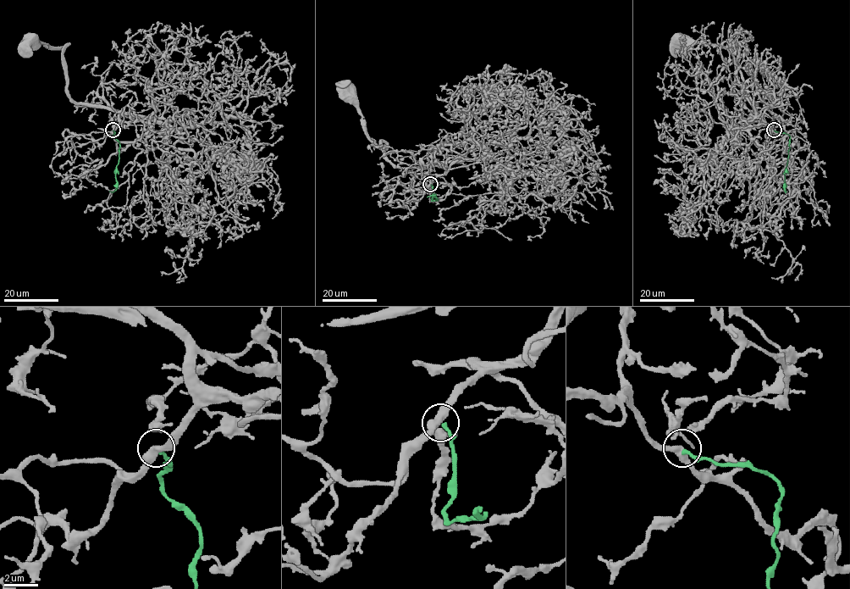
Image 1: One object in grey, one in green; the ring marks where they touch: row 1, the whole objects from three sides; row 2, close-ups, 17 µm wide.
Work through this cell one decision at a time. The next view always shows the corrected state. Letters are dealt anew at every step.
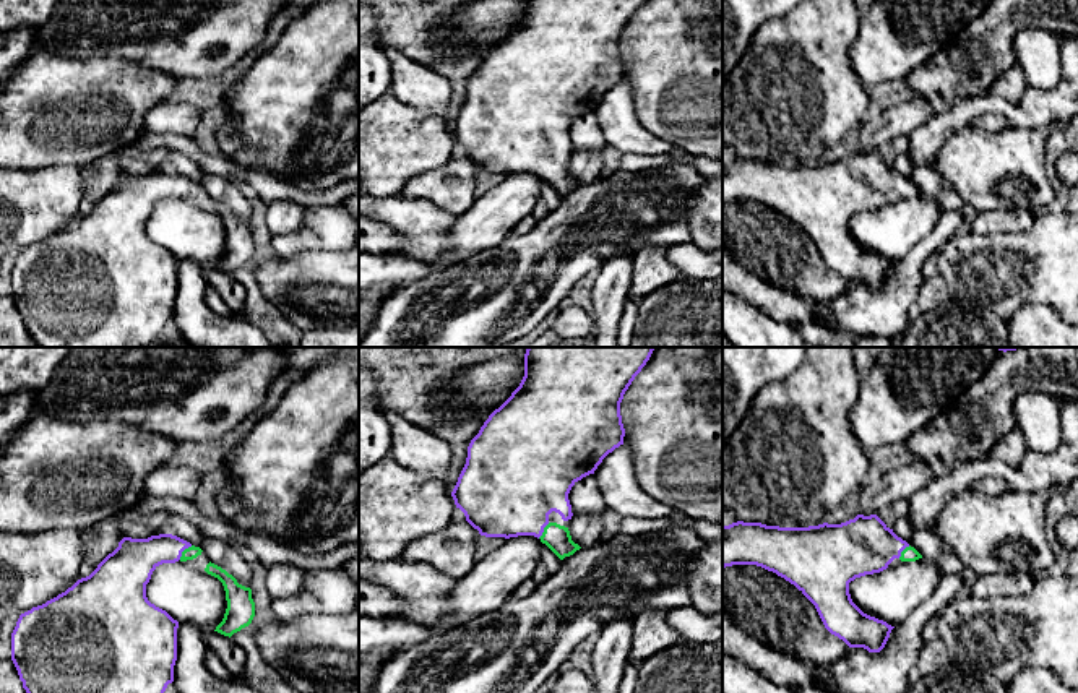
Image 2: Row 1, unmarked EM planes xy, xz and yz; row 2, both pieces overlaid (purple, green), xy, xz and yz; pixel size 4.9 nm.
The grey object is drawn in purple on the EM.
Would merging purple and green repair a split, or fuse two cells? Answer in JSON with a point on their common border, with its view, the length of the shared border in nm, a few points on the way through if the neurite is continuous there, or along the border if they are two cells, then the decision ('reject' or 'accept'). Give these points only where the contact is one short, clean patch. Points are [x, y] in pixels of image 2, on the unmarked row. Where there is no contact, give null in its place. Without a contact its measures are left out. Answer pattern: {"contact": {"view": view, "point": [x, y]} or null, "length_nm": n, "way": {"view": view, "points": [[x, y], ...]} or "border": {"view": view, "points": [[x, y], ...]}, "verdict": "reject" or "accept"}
{"contact": {"view": "xy", "point": [184, 185]}, "length_nm": 100, "way": {"view": "xy", "points": [[135, 197], [158, 185], [184, 185], [192, 189]]}, "verdict": "accept"}

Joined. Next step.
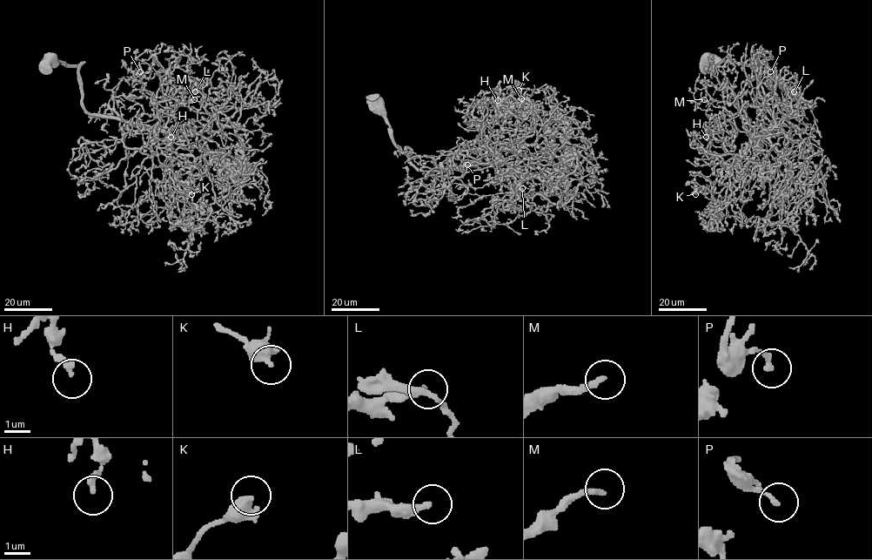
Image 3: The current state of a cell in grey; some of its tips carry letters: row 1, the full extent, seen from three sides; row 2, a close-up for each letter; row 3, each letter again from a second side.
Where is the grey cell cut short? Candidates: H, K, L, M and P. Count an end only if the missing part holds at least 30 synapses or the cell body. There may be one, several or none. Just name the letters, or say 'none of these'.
M

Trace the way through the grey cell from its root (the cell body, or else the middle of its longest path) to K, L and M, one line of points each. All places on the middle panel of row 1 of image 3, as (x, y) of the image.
K: (376, 105), (416, 168), (443, 170), (501, 159), (486, 144), (519, 90)
L: (376, 105), (418, 169), (503, 164), (548, 172), (533, 168), (506, 177), (513, 190), (522, 188)
M: (376, 105), (409, 161), (434, 171), (497, 164), (484, 123), (521, 98)

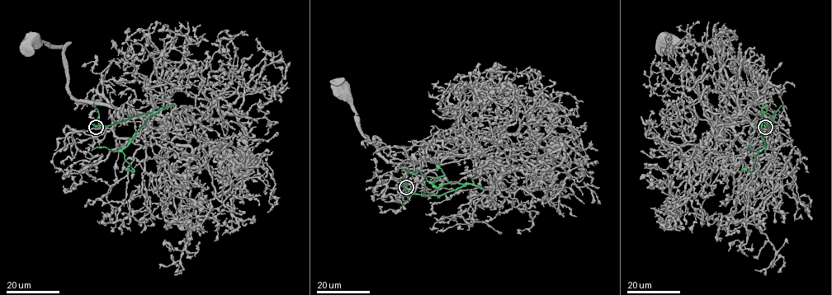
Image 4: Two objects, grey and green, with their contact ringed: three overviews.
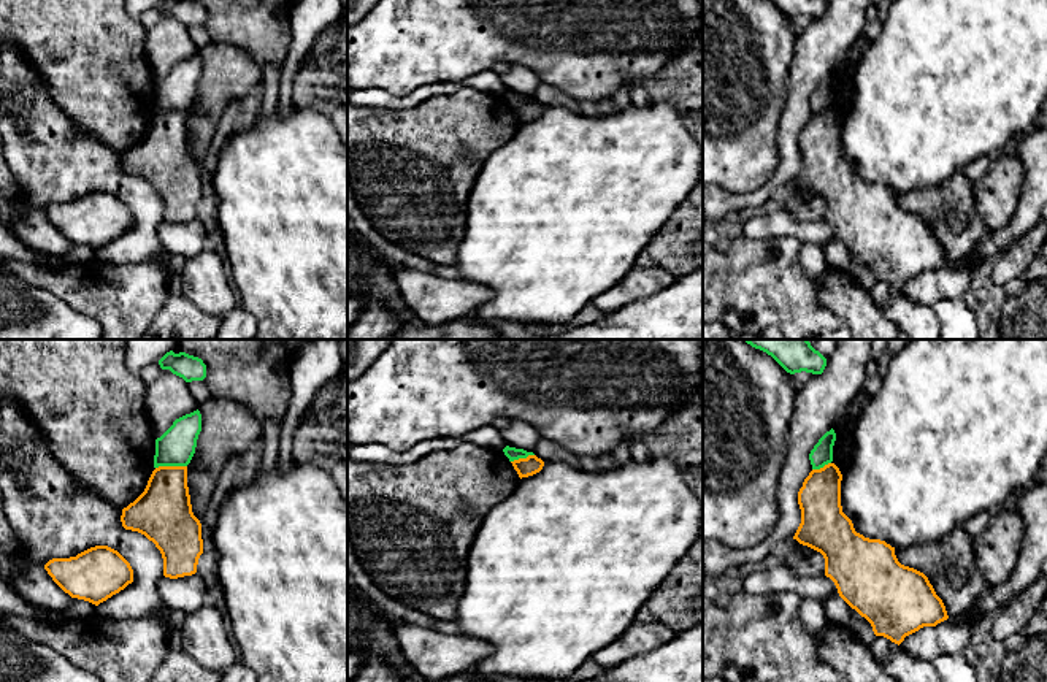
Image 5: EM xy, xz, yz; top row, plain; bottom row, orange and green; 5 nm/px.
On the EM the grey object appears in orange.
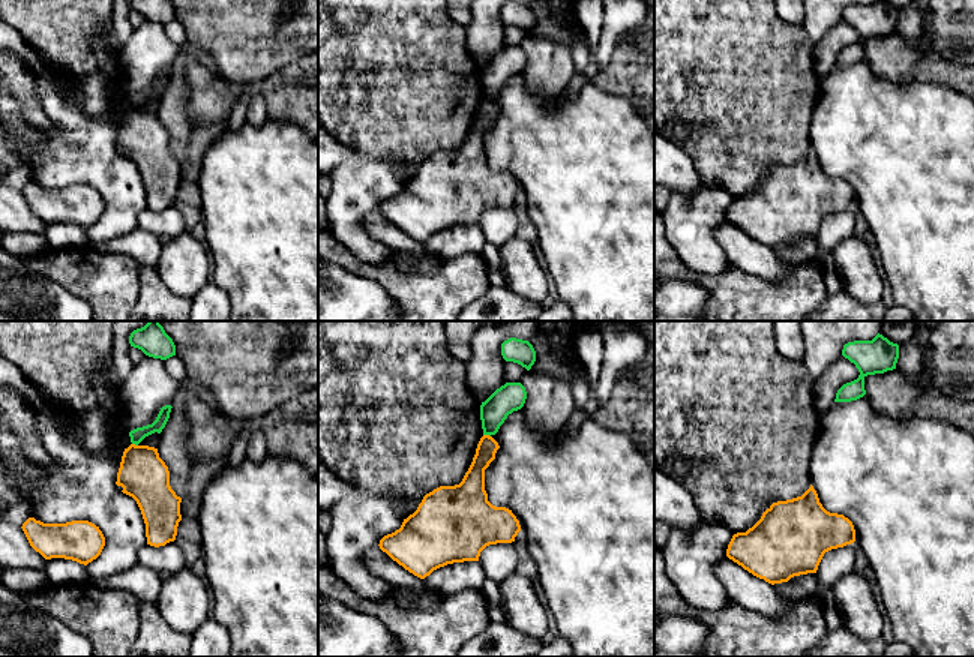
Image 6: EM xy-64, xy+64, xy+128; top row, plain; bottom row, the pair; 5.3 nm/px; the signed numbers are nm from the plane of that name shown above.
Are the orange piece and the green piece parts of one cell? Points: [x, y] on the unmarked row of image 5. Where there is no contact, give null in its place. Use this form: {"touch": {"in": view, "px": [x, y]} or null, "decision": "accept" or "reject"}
{"touch": {"in": "xy", "px": [170, 111]}, "decision": "reject"}

